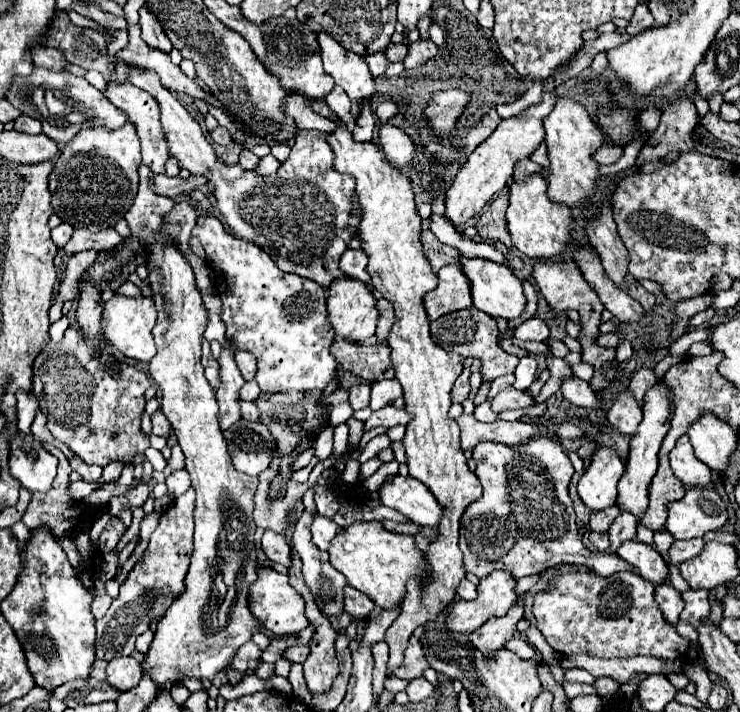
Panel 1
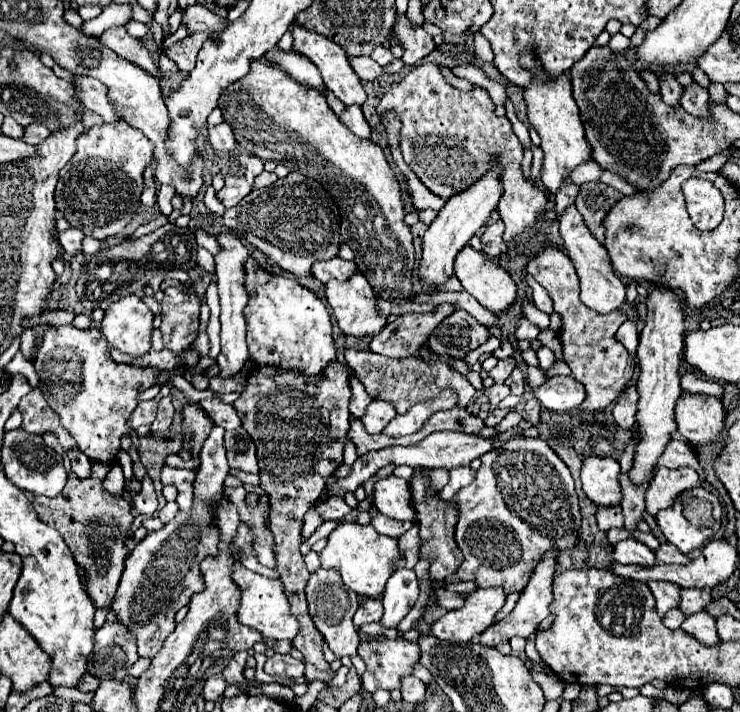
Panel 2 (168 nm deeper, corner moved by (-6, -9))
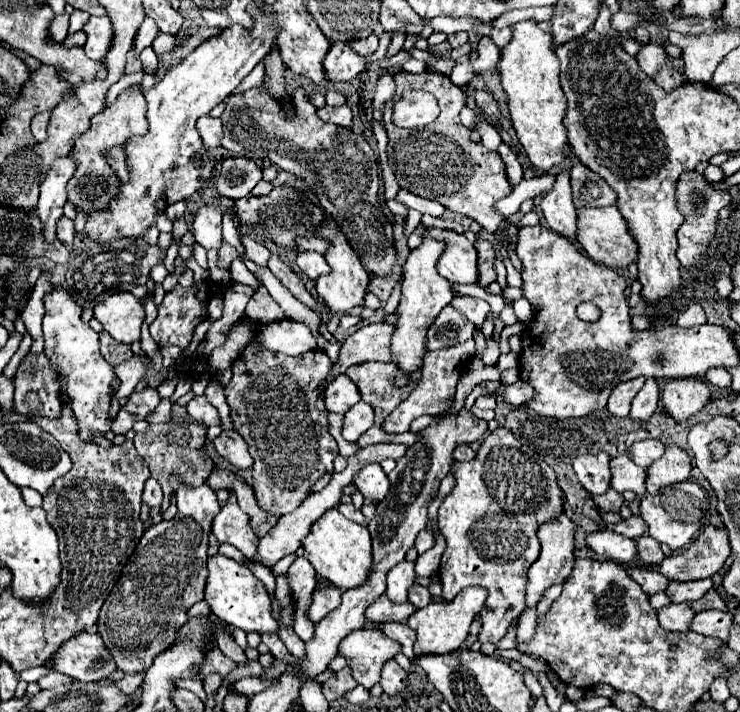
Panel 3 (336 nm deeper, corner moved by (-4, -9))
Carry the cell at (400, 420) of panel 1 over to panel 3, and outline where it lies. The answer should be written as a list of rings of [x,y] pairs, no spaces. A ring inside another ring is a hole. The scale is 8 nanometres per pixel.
[[[467,340],[459,346],[451,346],[451,348],[445,348],[445,350],[435,350],[435,352],[427,352],[425,354],[425,364],[423,364],[423,370],[421,370],[421,380],[419,384],[415,386],[415,390],[407,396],[407,400],[403,400],[403,404],[399,404],[389,416],[387,420],[383,422],[383,430],[387,434],[401,434],[401,432],[407,432],[411,422],[419,416],[435,416],[435,414],[441,414],[445,408],[447,408],[447,402],[455,396],[455,386],[457,386],[457,380],[461,376],[461,372],[465,370],[467,366],[467,360],[471,360],[475,356],[475,340]]]

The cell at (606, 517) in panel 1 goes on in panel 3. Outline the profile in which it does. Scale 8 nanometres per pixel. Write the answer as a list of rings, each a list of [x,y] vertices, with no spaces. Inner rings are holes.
[[[609,488],[605,494],[601,496],[593,496],[593,502],[601,508],[601,510],[613,510],[613,512],[619,512],[619,508],[623,506],[623,496],[619,492],[615,492],[613,488]]]

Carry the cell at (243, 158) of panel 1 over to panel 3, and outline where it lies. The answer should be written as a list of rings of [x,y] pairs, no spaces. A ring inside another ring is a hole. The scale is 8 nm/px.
[[[225,158],[221,176],[217,182],[217,192],[225,198],[239,200],[247,198],[257,182],[263,178],[261,168],[249,158]]]

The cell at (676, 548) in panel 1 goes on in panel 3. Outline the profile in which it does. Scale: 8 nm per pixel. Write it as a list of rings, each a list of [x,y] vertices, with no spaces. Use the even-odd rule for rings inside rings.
[[[639,536],[637,540],[637,556],[643,564],[659,564],[663,560],[663,552],[659,548],[659,542],[651,536]]]

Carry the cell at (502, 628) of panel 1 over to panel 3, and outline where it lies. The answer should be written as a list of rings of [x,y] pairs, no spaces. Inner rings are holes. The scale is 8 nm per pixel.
[[[561,512],[559,518],[555,518],[549,524],[539,526],[537,530],[539,542],[541,542],[541,554],[537,558],[537,562],[529,568],[529,582],[527,582],[527,606],[537,606],[537,602],[541,600],[543,592],[551,586],[551,584],[559,584],[565,582],[573,570],[573,550],[575,550],[575,522]]]

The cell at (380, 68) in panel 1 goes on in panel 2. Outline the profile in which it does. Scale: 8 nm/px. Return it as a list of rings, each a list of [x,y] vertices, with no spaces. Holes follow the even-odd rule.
[[[349,58],[353,70],[361,80],[377,80],[385,70],[373,58]]]

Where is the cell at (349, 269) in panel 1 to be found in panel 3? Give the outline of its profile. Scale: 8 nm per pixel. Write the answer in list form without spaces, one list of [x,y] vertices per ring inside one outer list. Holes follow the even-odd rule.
[[[303,252],[303,254],[299,254],[297,256],[297,266],[311,280],[317,280],[321,274],[329,274],[329,266],[327,266],[323,254],[319,254],[319,252]]]

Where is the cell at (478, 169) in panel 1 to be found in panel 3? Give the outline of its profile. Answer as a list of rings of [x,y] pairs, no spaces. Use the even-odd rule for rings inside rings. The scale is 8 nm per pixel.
[[[423,240],[417,250],[413,250],[407,258],[407,264],[403,268],[405,280],[403,280],[403,290],[401,290],[401,302],[395,310],[397,320],[395,320],[395,334],[391,336],[391,358],[393,364],[399,366],[399,374],[395,376],[397,386],[407,386],[411,372],[419,370],[423,364],[423,354],[427,352],[425,342],[427,342],[427,330],[439,316],[439,312],[453,300],[453,290],[451,282],[447,282],[443,276],[437,274],[437,260],[443,254],[443,242],[437,240]]]

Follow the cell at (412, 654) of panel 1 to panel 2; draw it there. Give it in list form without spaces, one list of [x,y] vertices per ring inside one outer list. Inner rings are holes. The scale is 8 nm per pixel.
[[[371,640],[359,644],[357,654],[365,660],[367,670],[363,674],[363,688],[375,692],[379,688],[401,688],[401,678],[413,672],[413,666],[421,658],[421,650],[409,640]]]

